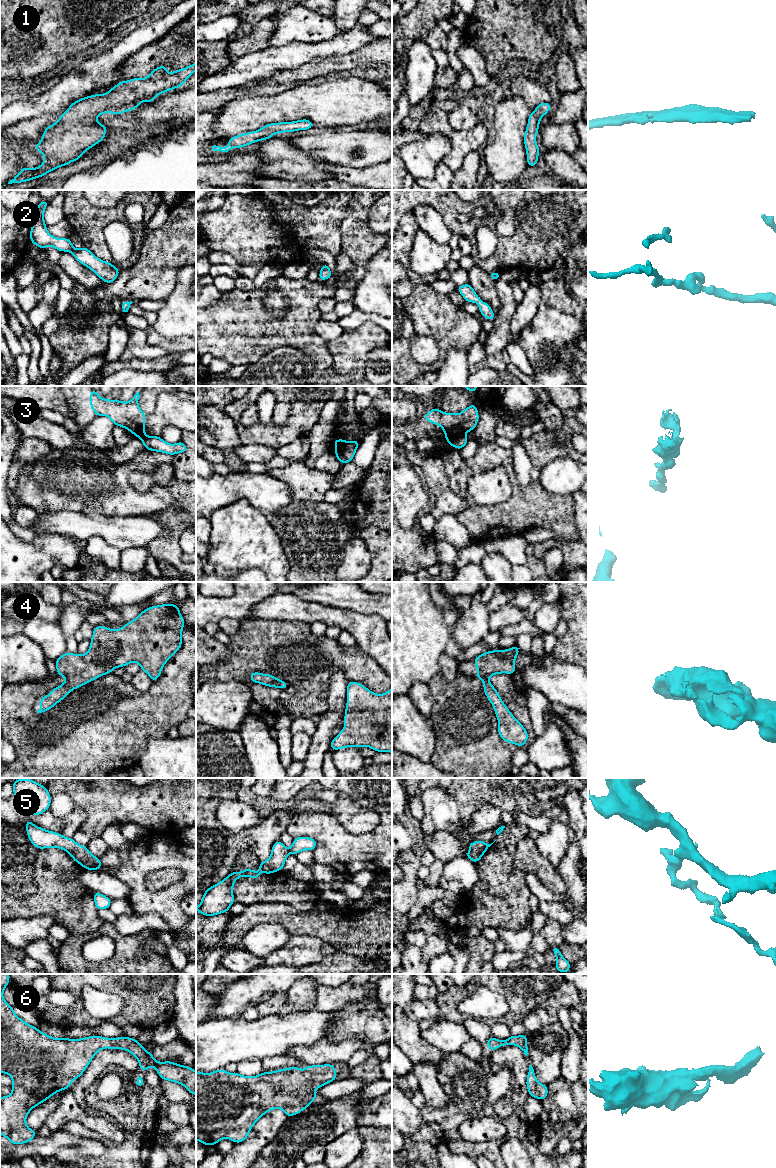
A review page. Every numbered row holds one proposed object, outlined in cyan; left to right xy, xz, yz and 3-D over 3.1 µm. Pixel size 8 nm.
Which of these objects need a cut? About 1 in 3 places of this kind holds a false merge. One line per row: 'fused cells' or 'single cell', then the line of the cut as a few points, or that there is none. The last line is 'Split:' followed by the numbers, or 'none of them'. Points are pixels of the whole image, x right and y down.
1: single cell; cut none
2: single cell; cut none
3: fused cells; cut yz (464, 433), (448, 441)
4: single cell; cut none
5: single cell; cut none
6: single cell; cut none
Split: 3

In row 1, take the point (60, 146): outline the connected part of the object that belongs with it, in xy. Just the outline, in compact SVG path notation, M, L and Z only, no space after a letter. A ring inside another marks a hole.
M196 62L172 73L168 73L166 69L166 66L161 65L145 78L120 81L105 94L94 94L73 102L67 111L58 118L56 123L49 125L44 130L41 141L33 145L35 150L42 153L44 163L37 168L22 167L21 171L8 184L37 179L60 166L66 166L73 161L81 159L85 151L103 141L108 130L108 127L97 121L97 116L104 113L120 115L136 109L142 101L153 102L158 94L163 94L184 85L189 76L196 71Z

